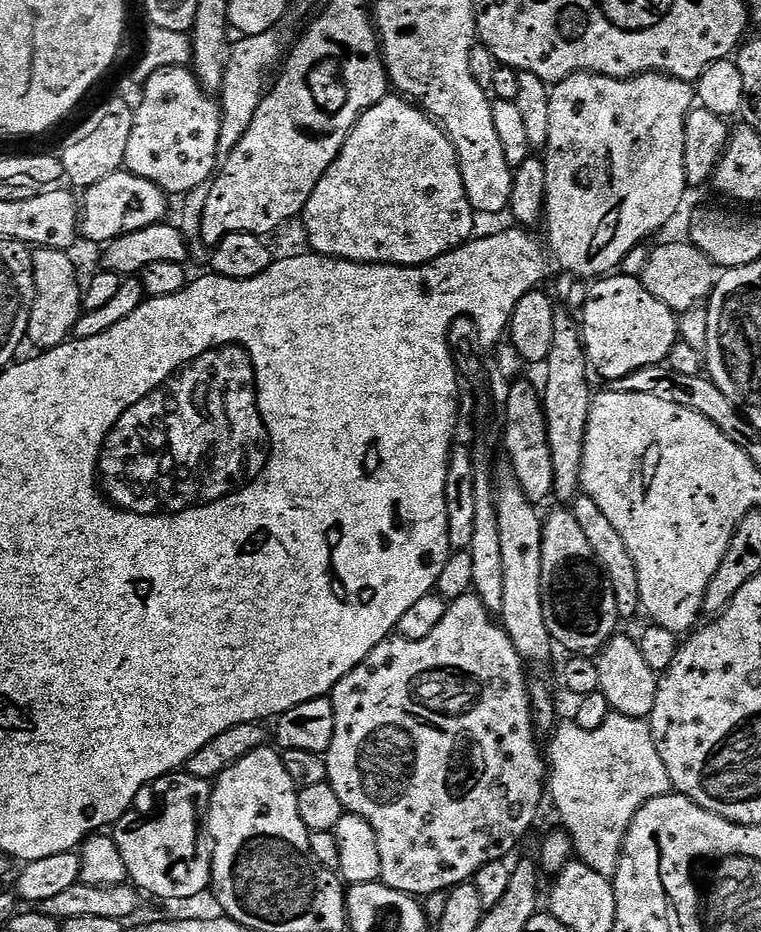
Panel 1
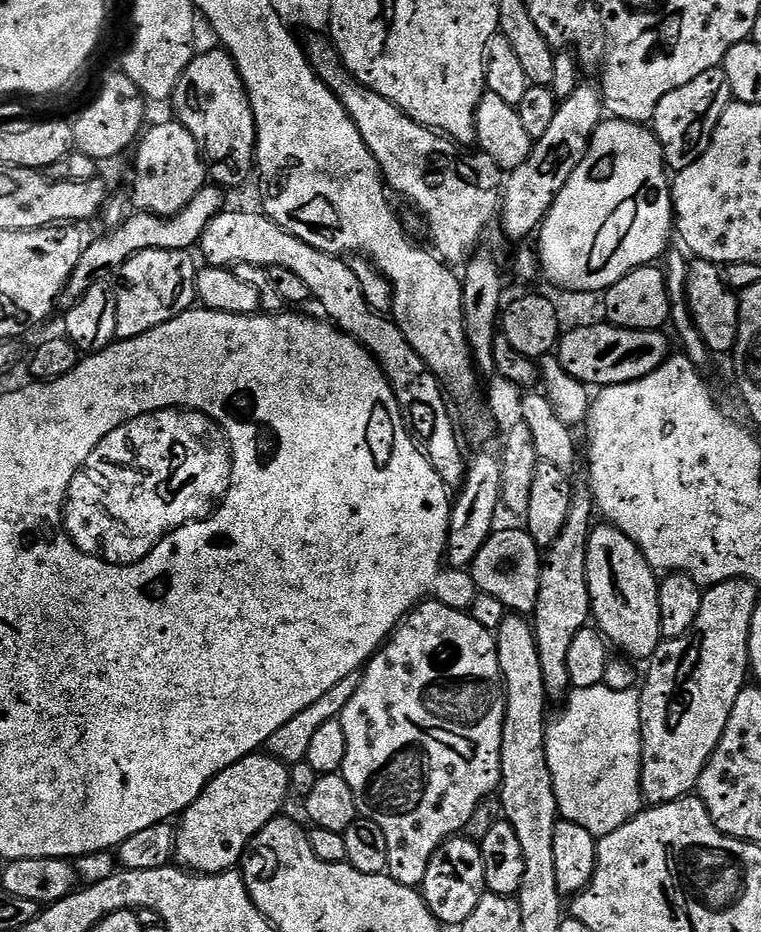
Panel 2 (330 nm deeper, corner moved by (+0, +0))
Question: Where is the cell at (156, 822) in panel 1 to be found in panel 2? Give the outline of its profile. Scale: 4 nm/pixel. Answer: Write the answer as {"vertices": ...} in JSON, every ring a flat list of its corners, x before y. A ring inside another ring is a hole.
{"vertices":[[267,754,247,756,222,770,179,817,175,863,201,876,233,871,241,863,248,843,283,813,280,811,290,797,288,770,289,765]]}

